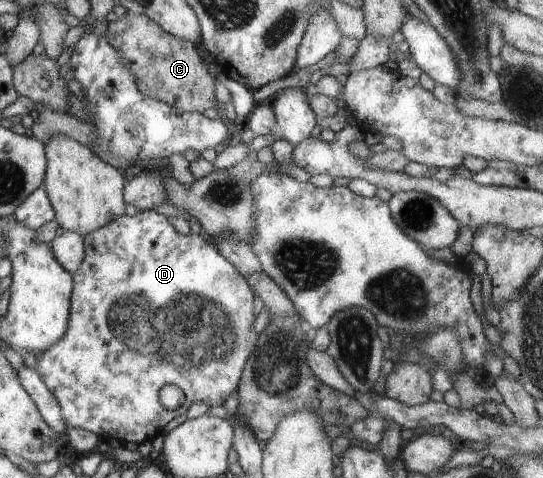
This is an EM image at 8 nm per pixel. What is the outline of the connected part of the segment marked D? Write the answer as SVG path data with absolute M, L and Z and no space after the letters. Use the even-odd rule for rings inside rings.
M141 209L138 210L134 216L129 216L126 214L121 215L119 216L119 218L114 218L111 222L108 222L105 226L102 226L101 228L90 232L89 234L86 234L84 237L84 245L85 250L83 262L81 262L79 270L76 270L72 274L74 287L70 298L71 304L70 316L68 318L68 330L66 333L63 333L63 336L56 343L53 343L52 345L49 345L45 350L42 350L40 352L40 356L39 354L35 356L38 367L34 372L32 372L32 374L35 374L43 379L43 382L47 385L48 390L51 391L52 395L57 399L64 424L68 427L79 427L88 430L89 432L96 434L100 438L100 440L103 441L110 441L113 440L113 438L117 438L122 445L125 445L127 442L129 442L129 444L140 445L143 442L150 442L151 440L155 439L156 436L161 434L161 430L163 430L163 427L170 420L173 420L173 418L177 416L181 416L181 414L185 414L186 411L189 410L189 406L191 406L193 402L205 402L205 404L209 404L209 406L223 405L227 398L229 398L229 396L231 396L231 394L233 394L233 392L238 389L238 384L240 382L240 378L242 377L242 370L244 369L245 363L250 357L250 354L253 352L255 343L258 338L258 333L252 325L256 319L255 312L253 311L253 298L255 298L254 292L251 290L247 279L243 277L242 274L235 268L235 266L233 266L233 264L231 264L218 251L214 240L206 236L204 233L200 233L198 235L194 233L189 233L188 235L178 234L175 231L173 225L171 225L171 222L169 222L169 218L167 218L165 215L156 213L153 210ZM166 384L174 384L175 386L179 386L179 388L181 388L181 390L183 390L184 392L185 402L183 403L183 406L180 406L177 410L168 411L166 408L163 408L163 406L161 406L161 403L159 402L159 389Z

